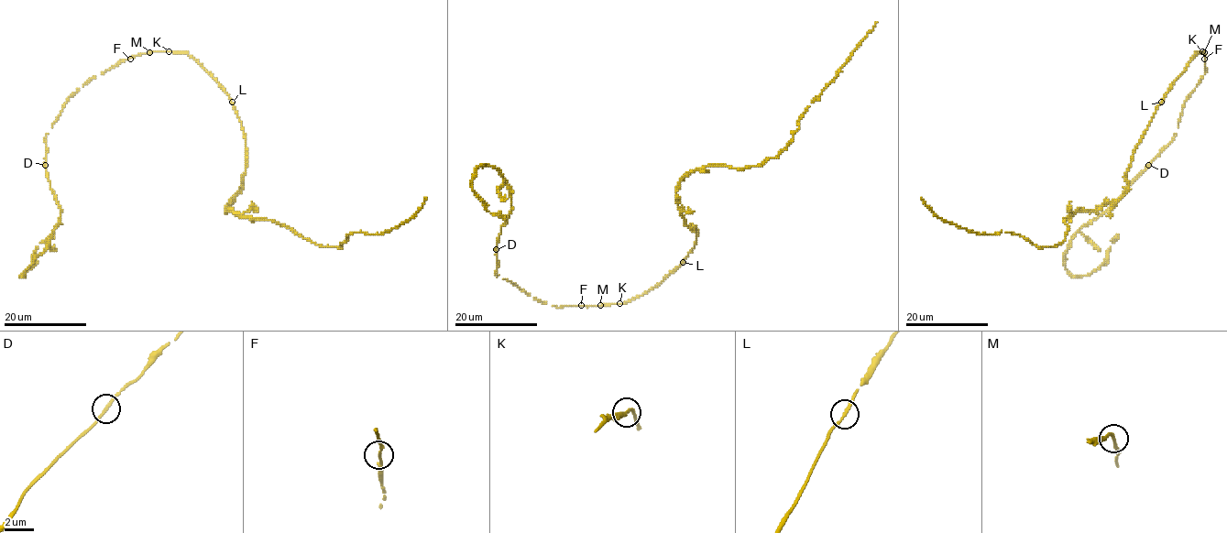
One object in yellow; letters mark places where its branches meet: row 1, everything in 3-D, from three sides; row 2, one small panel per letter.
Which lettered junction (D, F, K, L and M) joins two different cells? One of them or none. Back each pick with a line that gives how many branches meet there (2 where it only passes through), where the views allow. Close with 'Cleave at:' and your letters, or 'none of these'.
Cleave at: none of these

